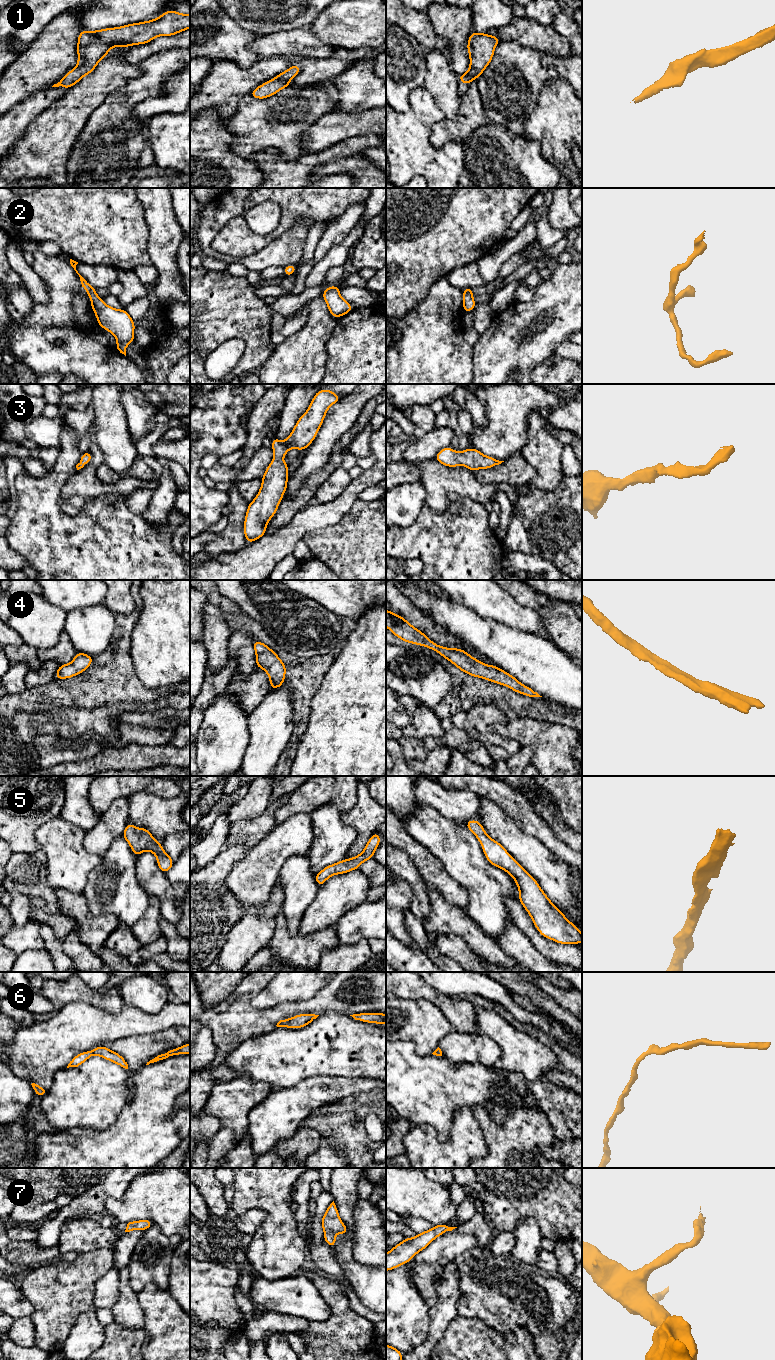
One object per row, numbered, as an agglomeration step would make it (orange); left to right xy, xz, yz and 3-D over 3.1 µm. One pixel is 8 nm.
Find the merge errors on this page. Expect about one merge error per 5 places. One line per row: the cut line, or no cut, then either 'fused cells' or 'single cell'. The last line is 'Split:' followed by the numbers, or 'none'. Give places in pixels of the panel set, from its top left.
1: no cut; single cell
2: no cut; single cell
3: no cut; single cell
4: no cut; single cell
5: no cut; single cell
6: no cut; single cell
7: no cut; single cell
Split: none

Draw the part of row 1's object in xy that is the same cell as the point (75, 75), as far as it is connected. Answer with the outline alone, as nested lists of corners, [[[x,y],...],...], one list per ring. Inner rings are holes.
[[[169,10],[160,17],[146,22],[97,31],[82,30],[78,35],[77,67],[70,70],[52,87],[62,86],[66,89],[72,87],[85,75],[92,73],[112,47],[146,44],[157,36],[172,36],[189,28],[190,14]]]

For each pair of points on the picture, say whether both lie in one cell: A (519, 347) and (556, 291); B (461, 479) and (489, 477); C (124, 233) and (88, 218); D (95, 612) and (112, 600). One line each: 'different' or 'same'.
A: same
B: different
C: same
D: different

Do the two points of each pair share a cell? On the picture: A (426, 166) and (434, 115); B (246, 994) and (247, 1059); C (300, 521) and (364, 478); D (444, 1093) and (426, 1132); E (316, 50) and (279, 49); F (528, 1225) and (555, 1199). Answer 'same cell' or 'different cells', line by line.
A: same cell
B: different cells
C: same cell
D: different cells
E: same cell
F: different cells

